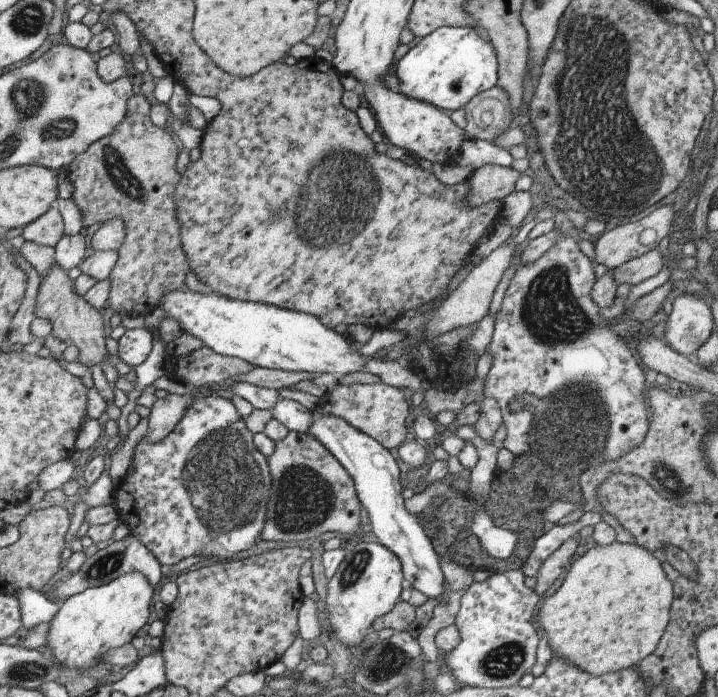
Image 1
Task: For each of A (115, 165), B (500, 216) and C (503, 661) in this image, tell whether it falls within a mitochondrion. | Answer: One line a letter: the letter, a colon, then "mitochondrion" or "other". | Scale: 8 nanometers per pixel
A: mitochondrion
B: other
C: mitochondrion

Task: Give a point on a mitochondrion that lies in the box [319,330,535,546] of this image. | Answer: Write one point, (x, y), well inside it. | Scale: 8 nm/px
(455, 530)

